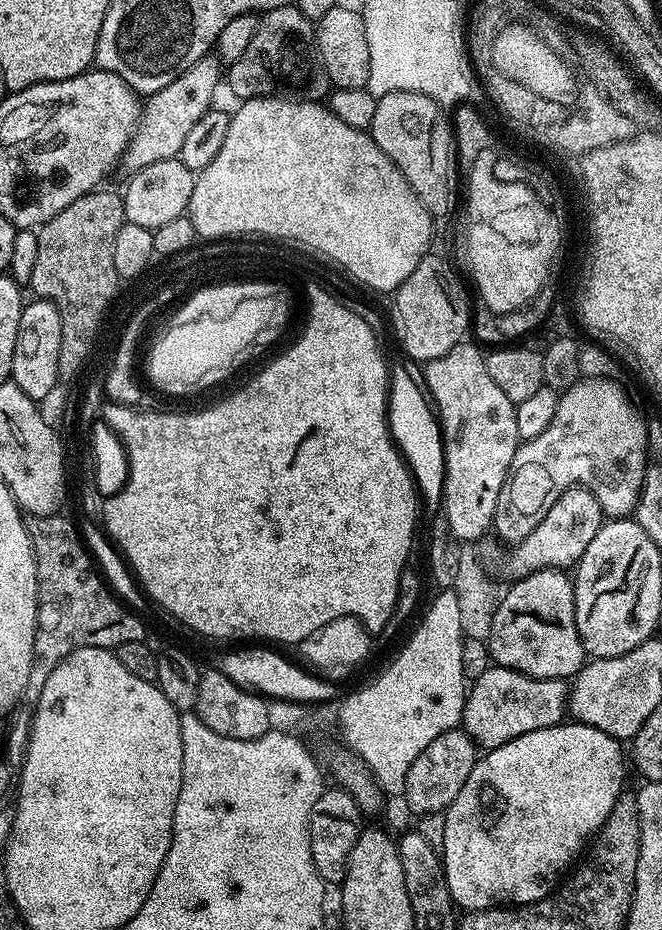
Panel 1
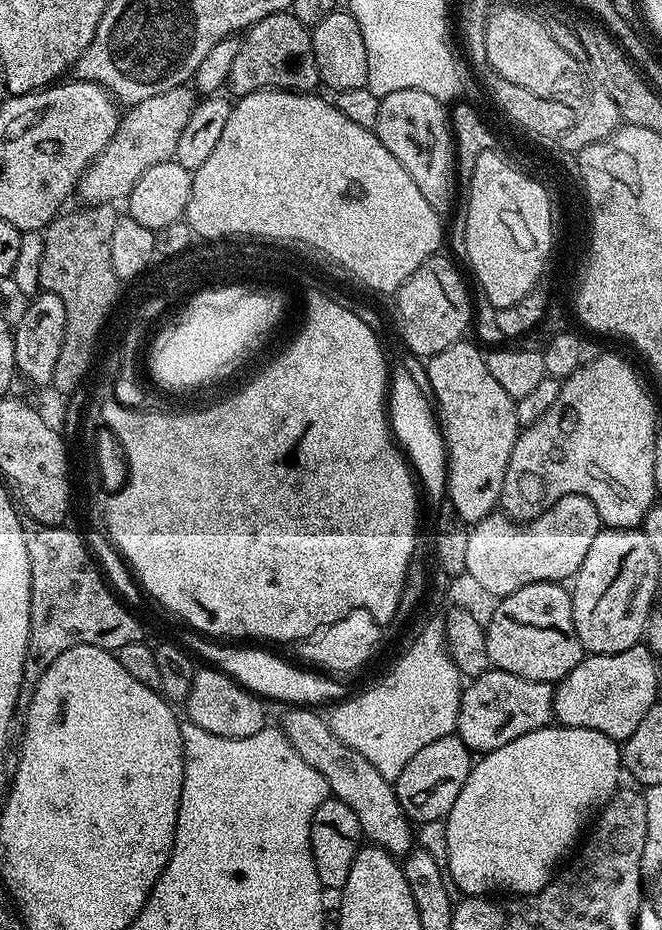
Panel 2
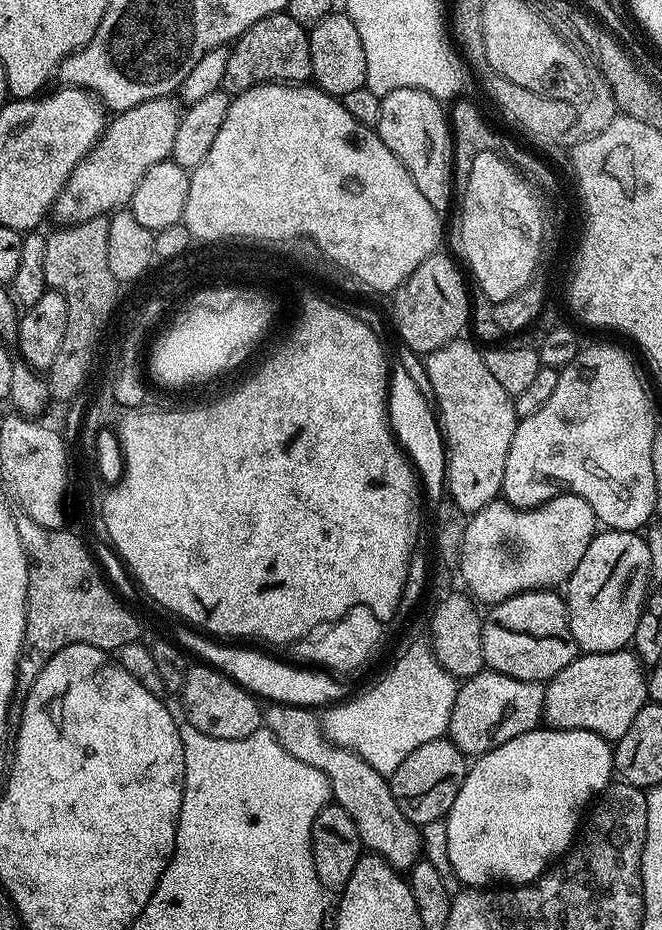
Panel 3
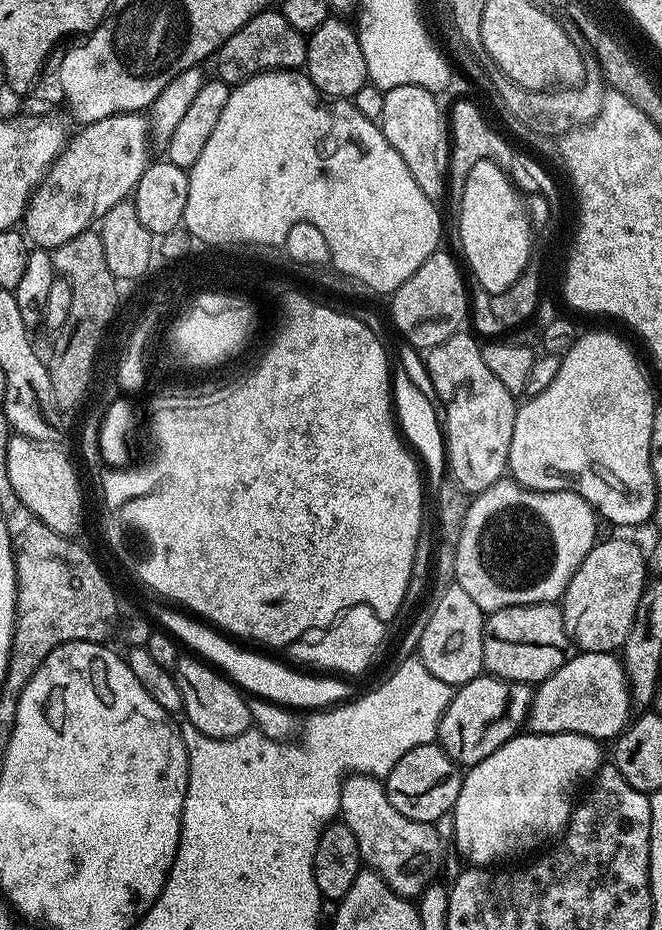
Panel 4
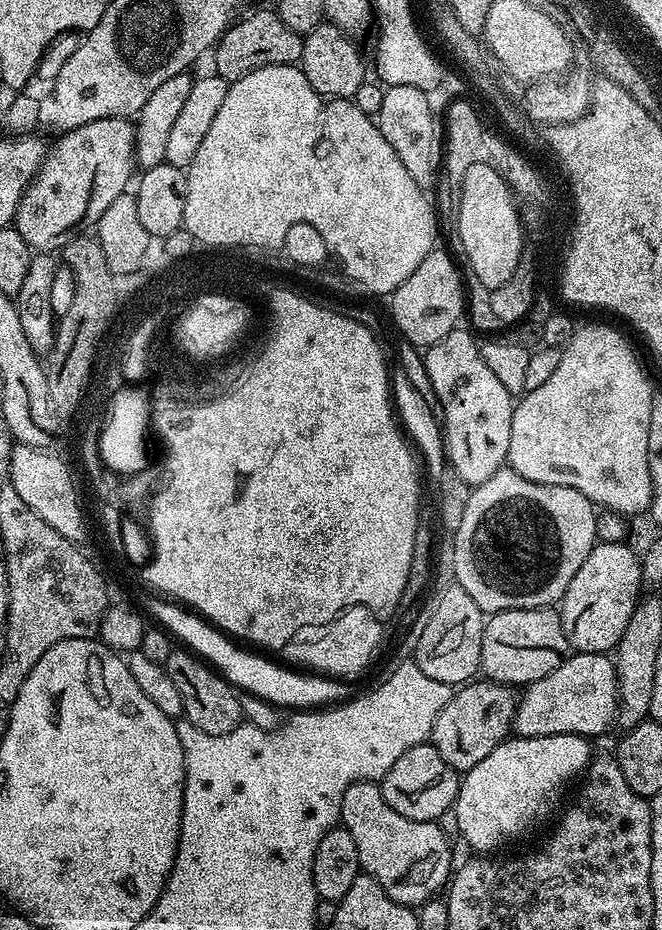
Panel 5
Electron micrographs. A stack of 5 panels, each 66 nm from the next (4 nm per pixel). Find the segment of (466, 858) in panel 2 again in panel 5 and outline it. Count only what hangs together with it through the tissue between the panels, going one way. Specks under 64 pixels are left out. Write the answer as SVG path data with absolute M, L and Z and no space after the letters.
M569 732L547 736L522 736L509 738L478 766L463 773L460 782L460 793L456 795L454 813L456 812L456 828L460 836L473 848L476 854L492 854L495 848L524 836L539 820L544 820L556 808L560 800L560 787L575 781L587 769L593 755L589 741L582 736L575 736Z

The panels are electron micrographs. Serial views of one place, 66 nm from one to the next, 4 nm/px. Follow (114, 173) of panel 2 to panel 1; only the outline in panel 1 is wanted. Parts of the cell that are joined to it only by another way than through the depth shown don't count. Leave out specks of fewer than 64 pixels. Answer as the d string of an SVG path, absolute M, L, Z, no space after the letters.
M205 58L190 66L190 70L170 82L170 86L151 93L145 99L148 101L143 101L142 115L137 120L136 129L122 155L122 164L128 167L127 171L137 172L150 166L150 162L177 159L182 150L182 142L186 142L186 134L190 134L194 122L198 122L198 118L202 118L202 114L206 114L213 107L212 95L219 84L221 87L221 67L215 59Z

